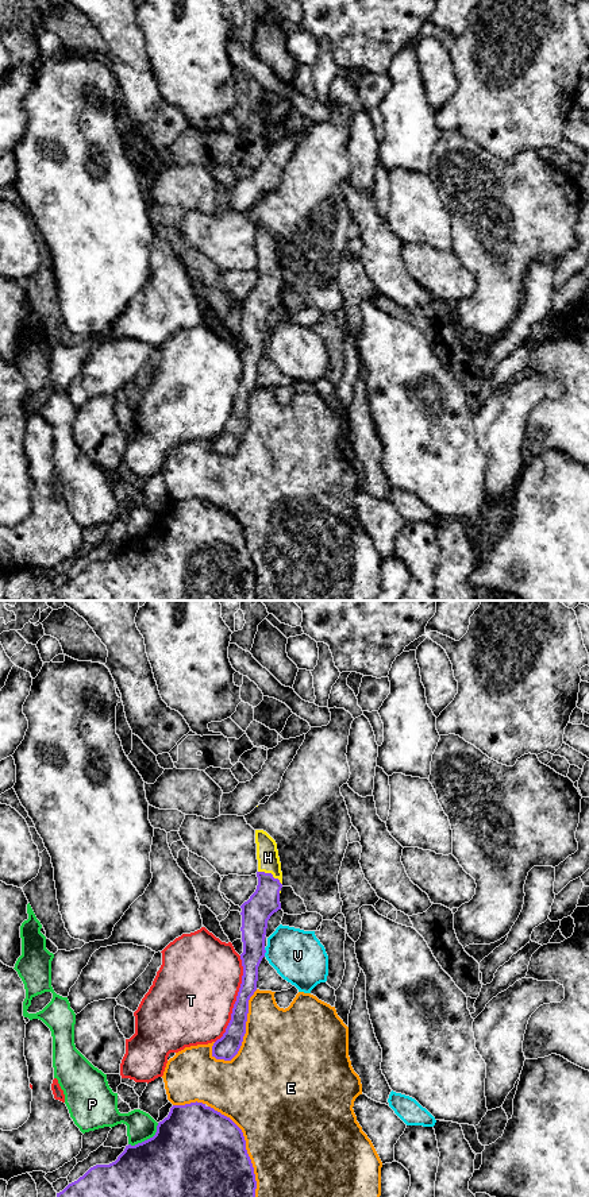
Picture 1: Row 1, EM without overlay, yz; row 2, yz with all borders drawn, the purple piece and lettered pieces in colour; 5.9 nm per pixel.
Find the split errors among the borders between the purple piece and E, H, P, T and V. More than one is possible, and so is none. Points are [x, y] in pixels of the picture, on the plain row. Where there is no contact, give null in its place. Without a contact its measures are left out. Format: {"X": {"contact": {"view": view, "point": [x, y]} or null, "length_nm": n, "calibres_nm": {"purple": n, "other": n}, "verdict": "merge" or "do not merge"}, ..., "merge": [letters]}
{"E": {"contact": {"view": "yz", "point": [246, 547]}, "length_nm": 650, "calibres_nm": {"purple": 500, "other": 480}, "verdict": "do not merge"}, "H": {"contact": {"view": "yz", "point": [270, 269]}, "length_nm": 170, "calibres_nm": {"purple": 170, "other": 130}, "verdict": "merge"}, "P": {"contact": {"view": "yz", "point": [147, 535]}, "length_nm": 220, "calibres_nm": {"purple": 500, "other": 170}, "verdict": "do not merge"}, "T": {"contact": {"view": "yz", "point": [237, 394]}, "length_nm": 550, "calibres_nm": {"purple": 120, "other": 480}, "verdict": "do not merge"}, "V": {"contact": {"view": "yz", "point": [265, 347]}, "length_nm": 60, "calibres_nm": {"purple": 170, "other": 320}, "verdict": "do not merge"}, "merge": ["H"]}

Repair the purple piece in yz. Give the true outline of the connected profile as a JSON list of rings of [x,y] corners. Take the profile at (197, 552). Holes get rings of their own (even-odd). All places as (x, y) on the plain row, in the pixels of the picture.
[[[203,498],[173,501],[153,533],[126,541],[109,560],[91,563],[57,588],[59,601],[255,601],[257,576],[242,525]]]

